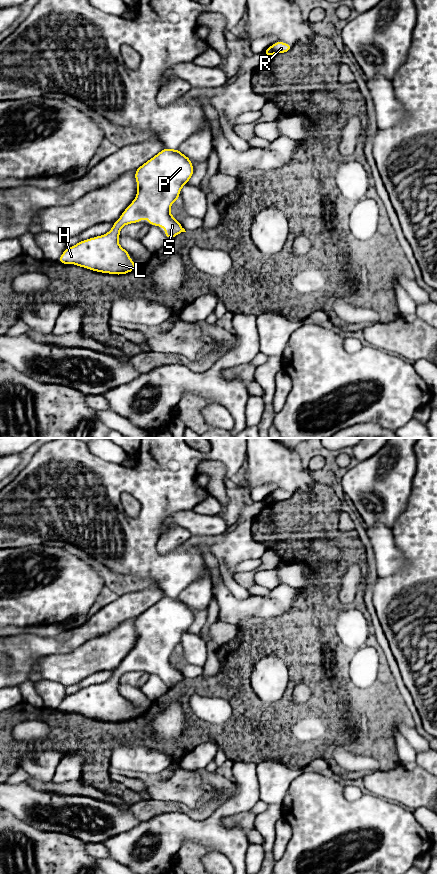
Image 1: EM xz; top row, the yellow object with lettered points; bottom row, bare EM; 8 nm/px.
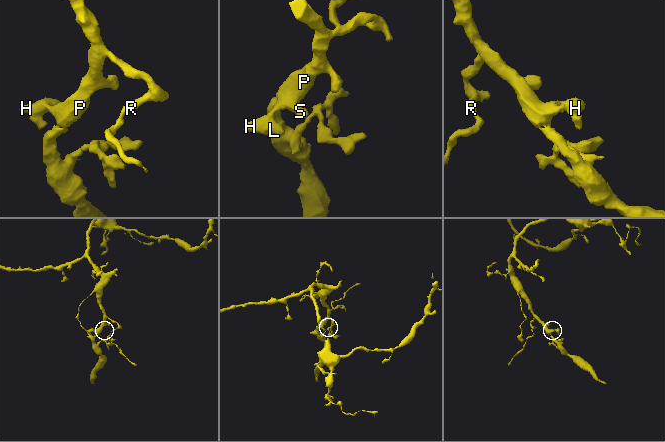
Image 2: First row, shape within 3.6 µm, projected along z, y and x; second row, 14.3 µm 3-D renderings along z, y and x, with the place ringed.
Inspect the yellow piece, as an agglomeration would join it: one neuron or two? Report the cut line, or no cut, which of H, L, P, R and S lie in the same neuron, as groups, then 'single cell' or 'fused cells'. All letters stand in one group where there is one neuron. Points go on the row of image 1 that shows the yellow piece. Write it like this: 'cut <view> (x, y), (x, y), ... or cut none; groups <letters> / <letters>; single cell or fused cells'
cut none; groups H L P R S; single cell

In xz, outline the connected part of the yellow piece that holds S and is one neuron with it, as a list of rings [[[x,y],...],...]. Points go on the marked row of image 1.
[[[164,148],[135,170],[136,198],[113,223],[113,228],[104,235],[66,248],[58,262],[116,275],[137,269],[129,252],[118,243],[120,229],[147,217],[149,225],[165,228],[164,234],[169,240],[186,232],[170,214],[170,207],[179,199],[181,188],[189,182],[193,172],[190,158],[178,149]]]

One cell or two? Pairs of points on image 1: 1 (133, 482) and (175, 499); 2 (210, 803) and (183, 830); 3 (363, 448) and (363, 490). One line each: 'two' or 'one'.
1: one
2: one
3: two

